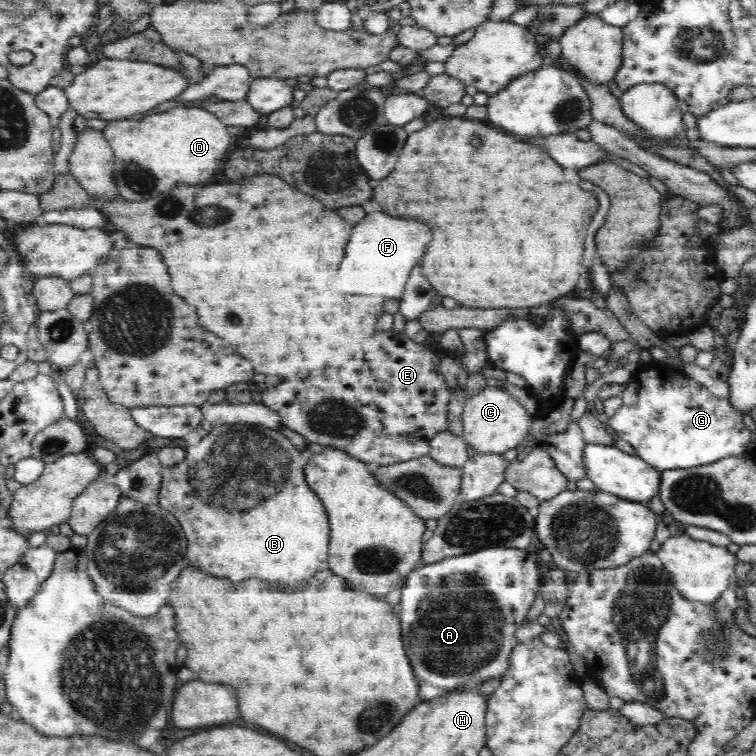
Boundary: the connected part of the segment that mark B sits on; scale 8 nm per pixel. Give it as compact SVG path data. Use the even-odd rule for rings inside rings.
M257 424L213 426L195 446L186 446L185 459L161 470L158 495L161 511L170 511L180 523L187 540L186 557L198 570L215 577L242 582L254 578L272 580L296 588L296 582L310 578L326 562L329 548L329 520L326 507L310 490L304 474L307 461L280 430ZM226 510L246 510L228 514Z

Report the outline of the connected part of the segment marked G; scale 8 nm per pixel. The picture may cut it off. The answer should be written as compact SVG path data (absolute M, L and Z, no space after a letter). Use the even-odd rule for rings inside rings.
M653 365L638 367L631 379L625 385L621 395L624 403L614 413L611 423L615 435L629 442L638 457L650 466L660 471L687 469L716 463L717 460L729 456L742 455L748 452L748 445L752 442L752 434L742 421L742 414L730 405L727 398L718 398L706 384L698 383L694 376L686 375L675 366L665 366L663 369Z

